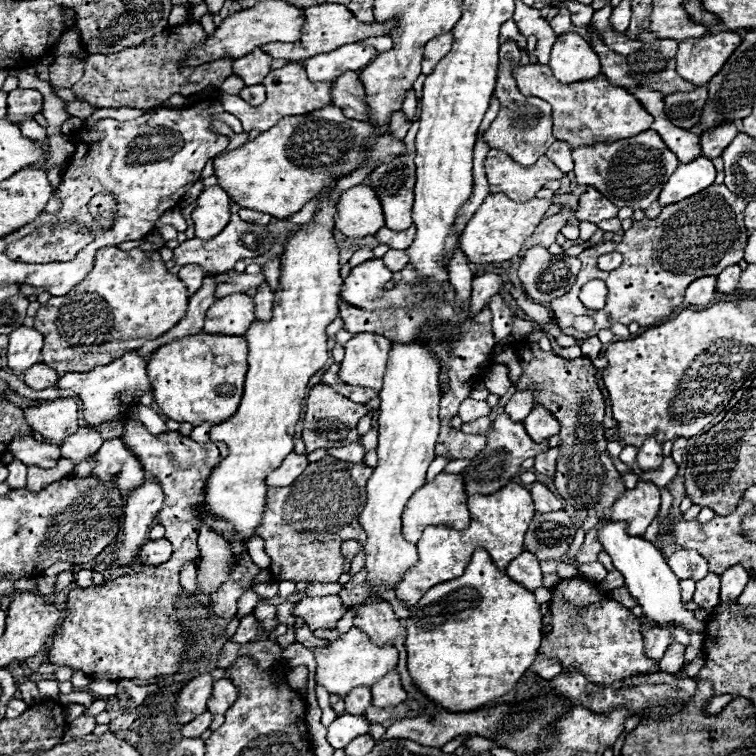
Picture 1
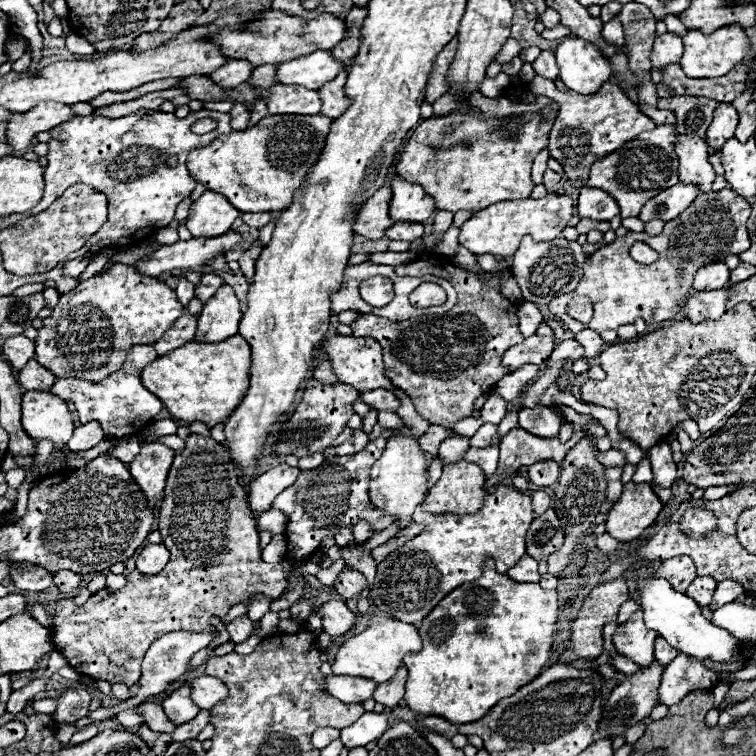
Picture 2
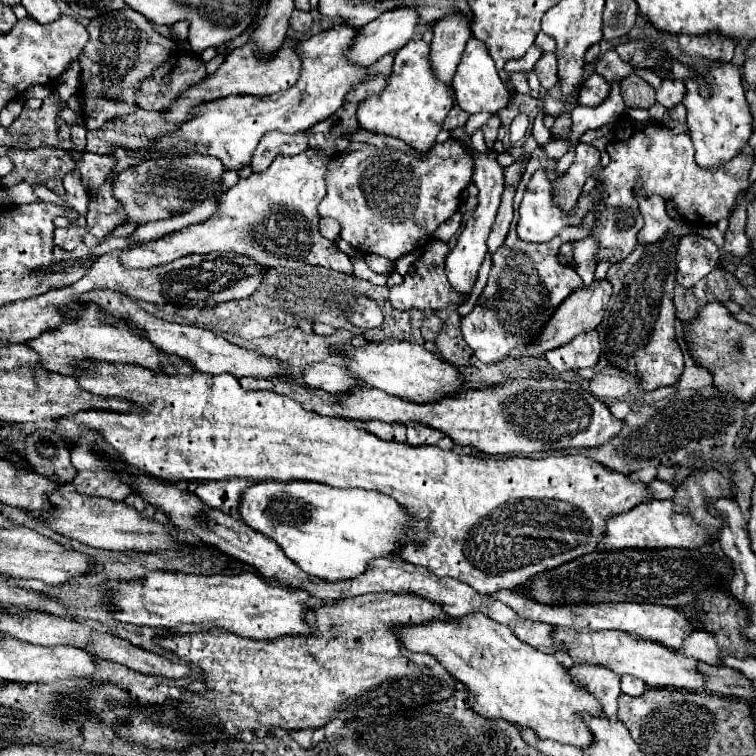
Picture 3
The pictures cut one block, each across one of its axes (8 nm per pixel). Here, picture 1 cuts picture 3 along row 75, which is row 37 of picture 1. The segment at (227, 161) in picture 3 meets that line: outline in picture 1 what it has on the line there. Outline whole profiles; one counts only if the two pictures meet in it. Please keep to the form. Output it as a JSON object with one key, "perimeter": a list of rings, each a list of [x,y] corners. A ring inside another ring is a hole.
{"perimeter":[[[320,4],[320,6],[310,6],[306,8],[306,24],[302,28],[302,36],[296,44],[264,44],[264,52],[268,52],[272,58],[284,58],[288,62],[298,62],[298,60],[306,60],[310,56],[316,56],[320,52],[332,52],[336,48],[340,48],[342,44],[350,44],[350,42],[360,42],[368,36],[384,36],[388,34],[394,26],[398,18],[390,18],[386,22],[372,22],[372,24],[364,24],[360,22],[346,6],[340,4]]]}

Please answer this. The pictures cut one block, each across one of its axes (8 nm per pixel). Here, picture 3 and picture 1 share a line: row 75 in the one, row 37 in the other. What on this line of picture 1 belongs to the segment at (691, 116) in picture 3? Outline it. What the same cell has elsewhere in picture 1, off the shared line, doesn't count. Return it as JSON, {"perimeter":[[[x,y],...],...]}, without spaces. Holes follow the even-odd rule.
{"perimeter":[[[718,32],[702,38],[688,38],[678,44],[678,74],[690,84],[706,84],[732,52],[740,46],[742,38],[736,32]]]}

